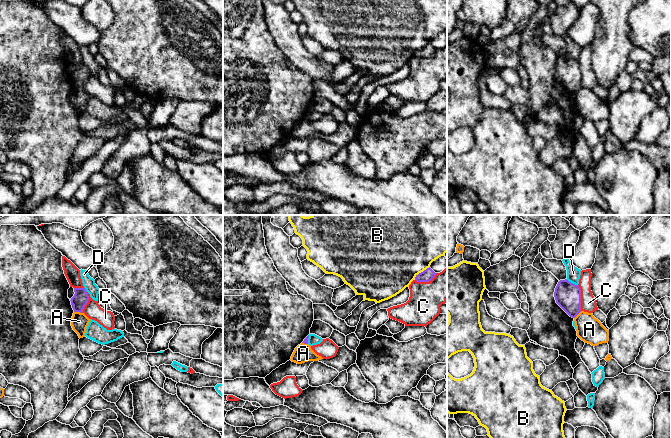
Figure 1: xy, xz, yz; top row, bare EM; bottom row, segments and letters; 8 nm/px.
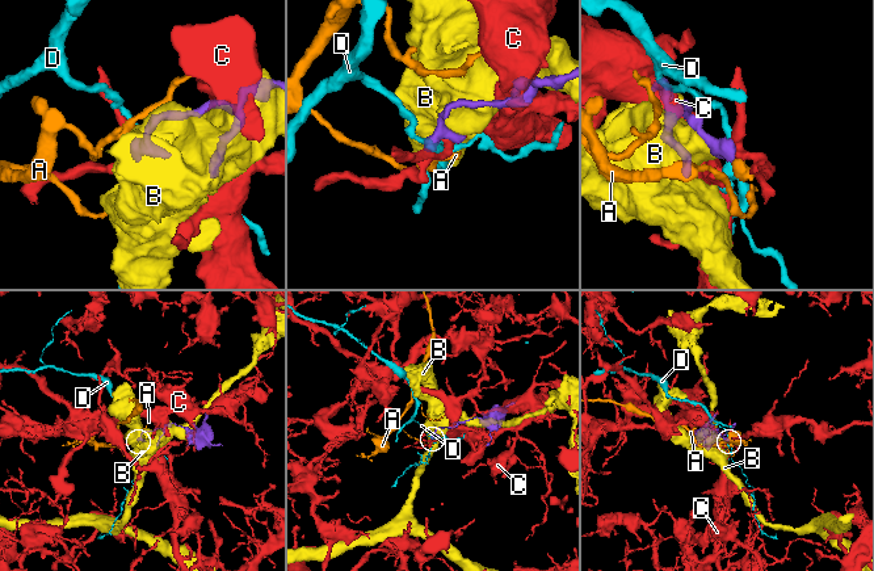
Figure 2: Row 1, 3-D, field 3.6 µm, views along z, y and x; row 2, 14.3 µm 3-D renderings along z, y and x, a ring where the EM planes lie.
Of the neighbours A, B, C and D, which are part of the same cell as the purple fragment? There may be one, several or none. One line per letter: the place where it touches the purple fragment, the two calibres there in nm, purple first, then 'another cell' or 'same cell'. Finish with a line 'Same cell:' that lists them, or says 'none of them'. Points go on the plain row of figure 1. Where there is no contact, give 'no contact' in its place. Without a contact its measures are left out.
A: xy (78, 87) | 120/140 nm | another cell
B: xz (421, 48) | 100/460 nm | another cell
C: yz (580, 74) | 200/130 nm | another cell
D: yz (572, 59) | 200/110 nm | another cell
Same cell: none of them

